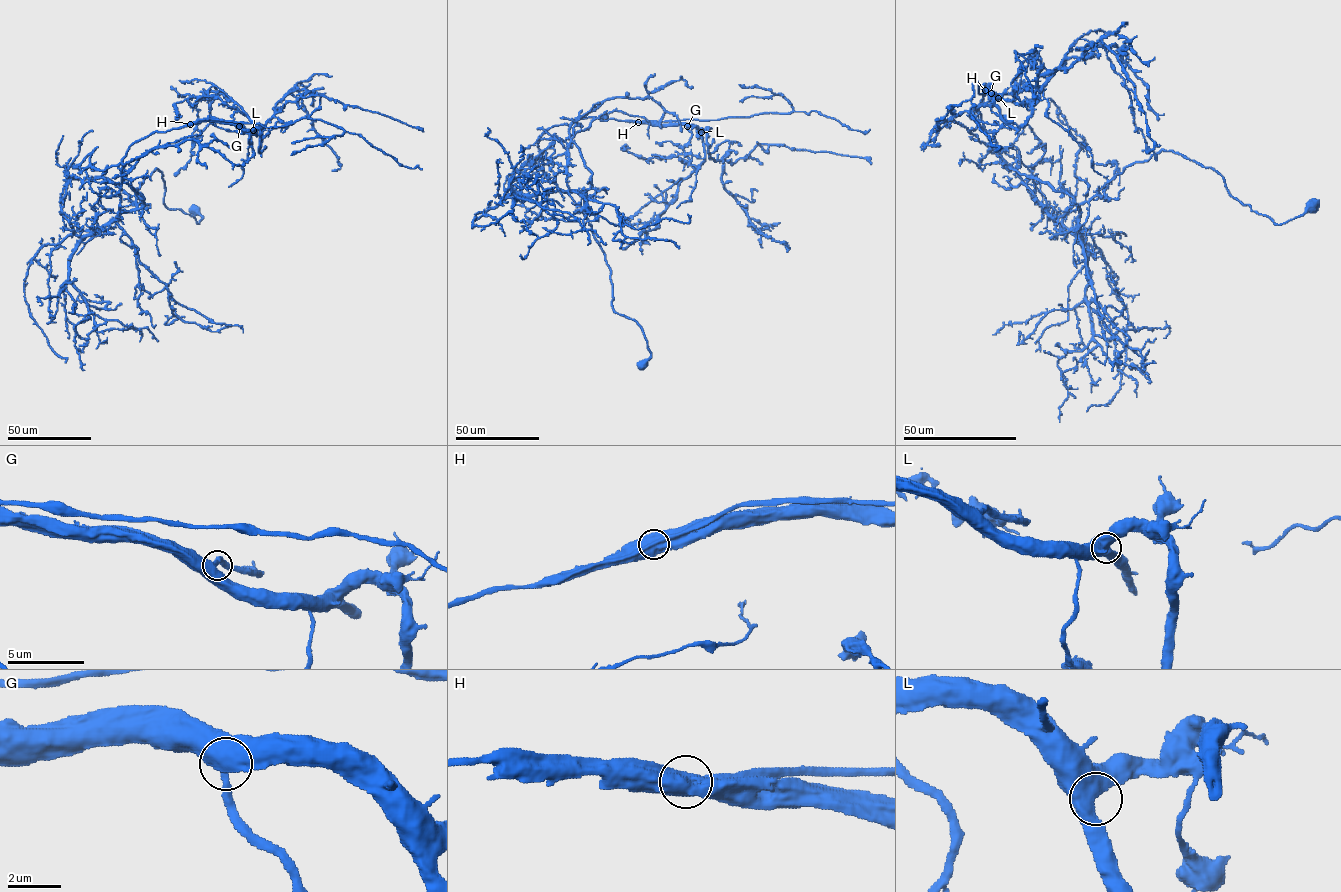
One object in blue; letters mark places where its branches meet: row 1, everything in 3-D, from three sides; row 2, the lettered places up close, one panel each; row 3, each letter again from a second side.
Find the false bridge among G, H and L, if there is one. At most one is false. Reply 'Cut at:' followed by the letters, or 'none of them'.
Cut at: H

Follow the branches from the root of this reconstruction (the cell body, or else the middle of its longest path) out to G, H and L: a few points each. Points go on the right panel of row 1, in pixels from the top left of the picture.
G: (1314, 205), (1276, 224), (1212, 168), (1164, 150), (1078, 205), (1002, 162), (978, 109), (991, 93)
H: (1314, 205), (1276, 224), (1233, 198), (1212, 168), (1164, 150), (1078, 205), (1002, 162), (979, 112), (985, 90)
L: (1314, 205), (1276, 224), (1212, 168), (1164, 150), (1078, 205), (1002, 162), (978, 109), (989, 86), (998, 98)

